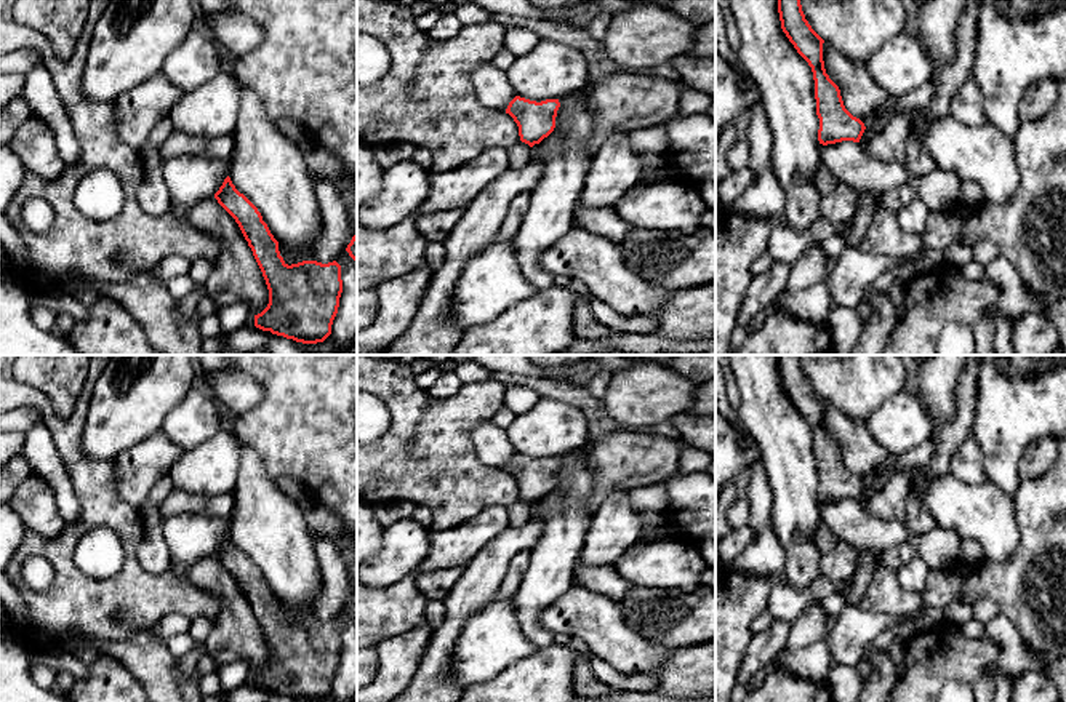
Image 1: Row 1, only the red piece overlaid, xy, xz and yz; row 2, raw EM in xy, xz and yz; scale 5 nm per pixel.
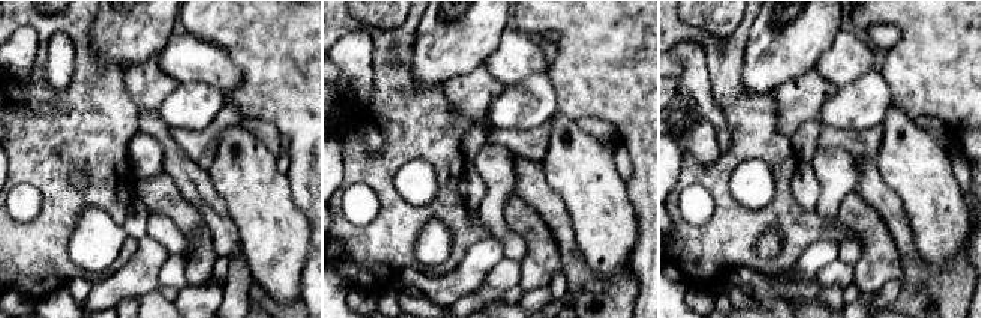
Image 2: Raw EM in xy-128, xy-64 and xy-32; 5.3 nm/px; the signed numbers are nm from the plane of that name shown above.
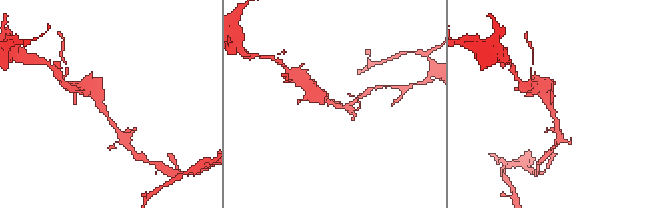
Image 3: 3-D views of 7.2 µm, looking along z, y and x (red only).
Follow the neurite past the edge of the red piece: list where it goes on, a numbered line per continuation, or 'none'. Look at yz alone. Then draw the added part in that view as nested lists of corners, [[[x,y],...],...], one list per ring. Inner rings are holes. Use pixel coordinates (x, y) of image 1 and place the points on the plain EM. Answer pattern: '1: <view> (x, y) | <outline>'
none

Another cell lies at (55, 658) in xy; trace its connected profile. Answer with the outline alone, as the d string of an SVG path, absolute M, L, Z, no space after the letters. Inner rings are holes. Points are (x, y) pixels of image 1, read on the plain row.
M42 644L29 649L32 665L45 665L53 672L69 670L75 680L83 680L90 673L90 667L83 664L74 652L59 646Z

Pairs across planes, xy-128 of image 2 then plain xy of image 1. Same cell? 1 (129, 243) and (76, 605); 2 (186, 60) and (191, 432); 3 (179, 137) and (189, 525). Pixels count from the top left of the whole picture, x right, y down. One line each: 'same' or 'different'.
1: same
2: same
3: different

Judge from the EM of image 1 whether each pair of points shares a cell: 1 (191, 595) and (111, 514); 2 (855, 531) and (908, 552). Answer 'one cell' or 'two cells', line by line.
1: one cell
2: two cells

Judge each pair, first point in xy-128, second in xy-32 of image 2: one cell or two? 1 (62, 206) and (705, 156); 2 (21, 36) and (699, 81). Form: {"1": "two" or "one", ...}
{"1": "two", "2": "one"}

